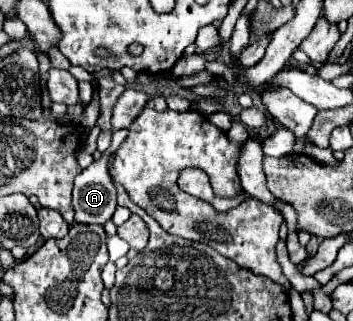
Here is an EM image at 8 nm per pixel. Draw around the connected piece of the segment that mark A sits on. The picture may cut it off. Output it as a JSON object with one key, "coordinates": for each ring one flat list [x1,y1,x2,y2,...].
{"coordinates":[[119,129,113,133,111,147,101,155,99,161,93,161,87,169,83,169,75,177,73,187,73,209,75,223,101,223,105,225,117,207,115,203,115,187,111,183,107,171,107,157,119,149,119,145,129,135,127,129]]}

